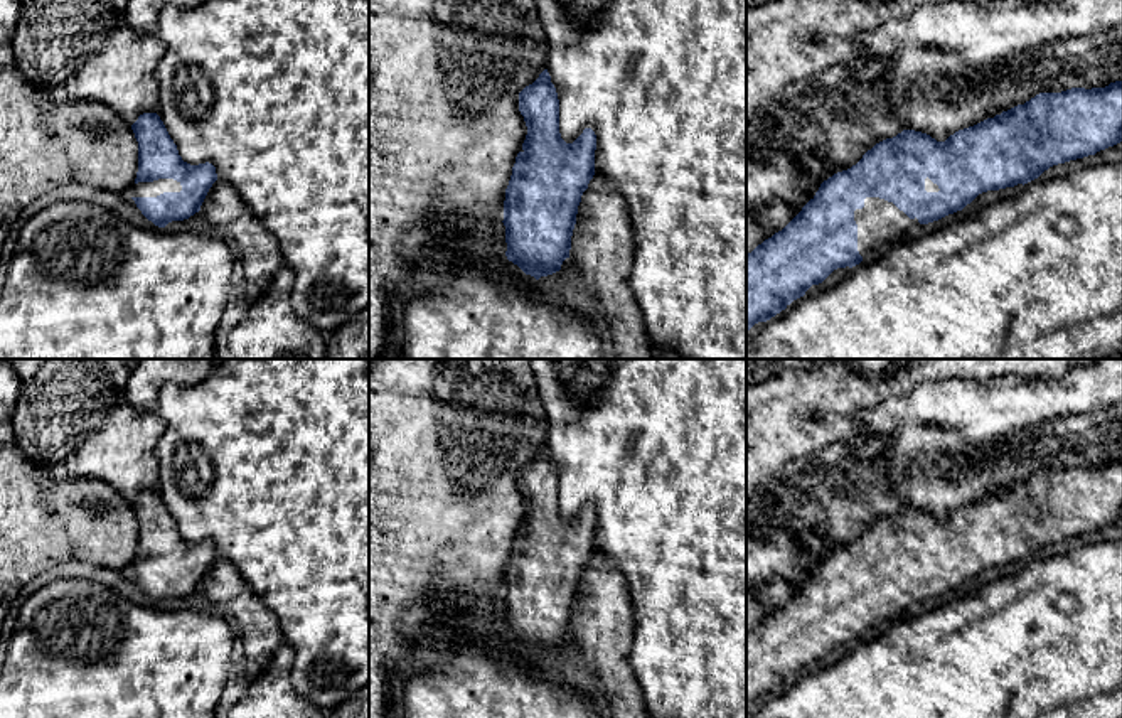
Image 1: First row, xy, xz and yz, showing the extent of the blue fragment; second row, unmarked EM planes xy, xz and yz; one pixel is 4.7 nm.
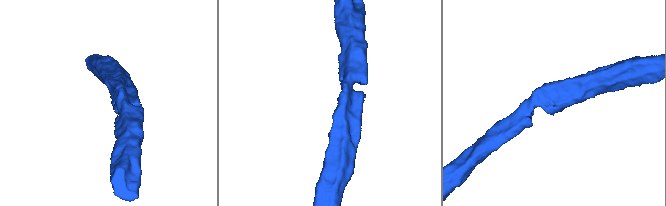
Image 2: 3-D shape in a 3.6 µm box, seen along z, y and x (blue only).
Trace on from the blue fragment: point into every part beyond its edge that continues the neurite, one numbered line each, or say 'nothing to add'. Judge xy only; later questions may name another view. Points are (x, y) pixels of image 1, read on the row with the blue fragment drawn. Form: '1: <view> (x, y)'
1: xy (142, 189)

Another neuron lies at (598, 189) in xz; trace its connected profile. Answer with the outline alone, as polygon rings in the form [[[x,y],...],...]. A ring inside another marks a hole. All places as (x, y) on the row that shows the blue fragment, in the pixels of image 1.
[[[595,169],[578,206],[569,258],[600,303],[617,359],[654,359],[642,310],[630,287],[633,233],[623,197]]]

